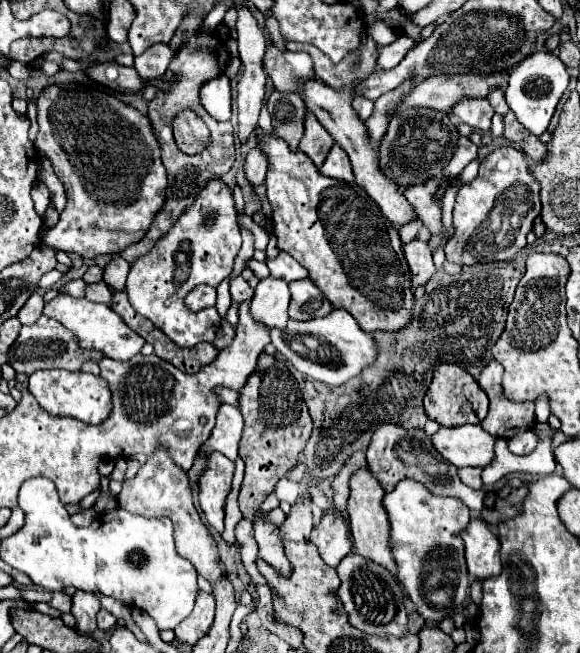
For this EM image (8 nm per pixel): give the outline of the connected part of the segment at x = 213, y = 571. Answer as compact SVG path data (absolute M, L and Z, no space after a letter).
M165 452L151 454L147 464L135 474L135 478L123 482L123 490L117 496L117 502L121 508L125 508L133 514L139 514L139 516L171 518L171 522L175 526L175 548L177 548L179 556L187 558L195 566L197 574L201 578L205 578L209 584L219 584L225 578L217 542L215 542L211 530L201 522L201 516L193 506L189 478Z

